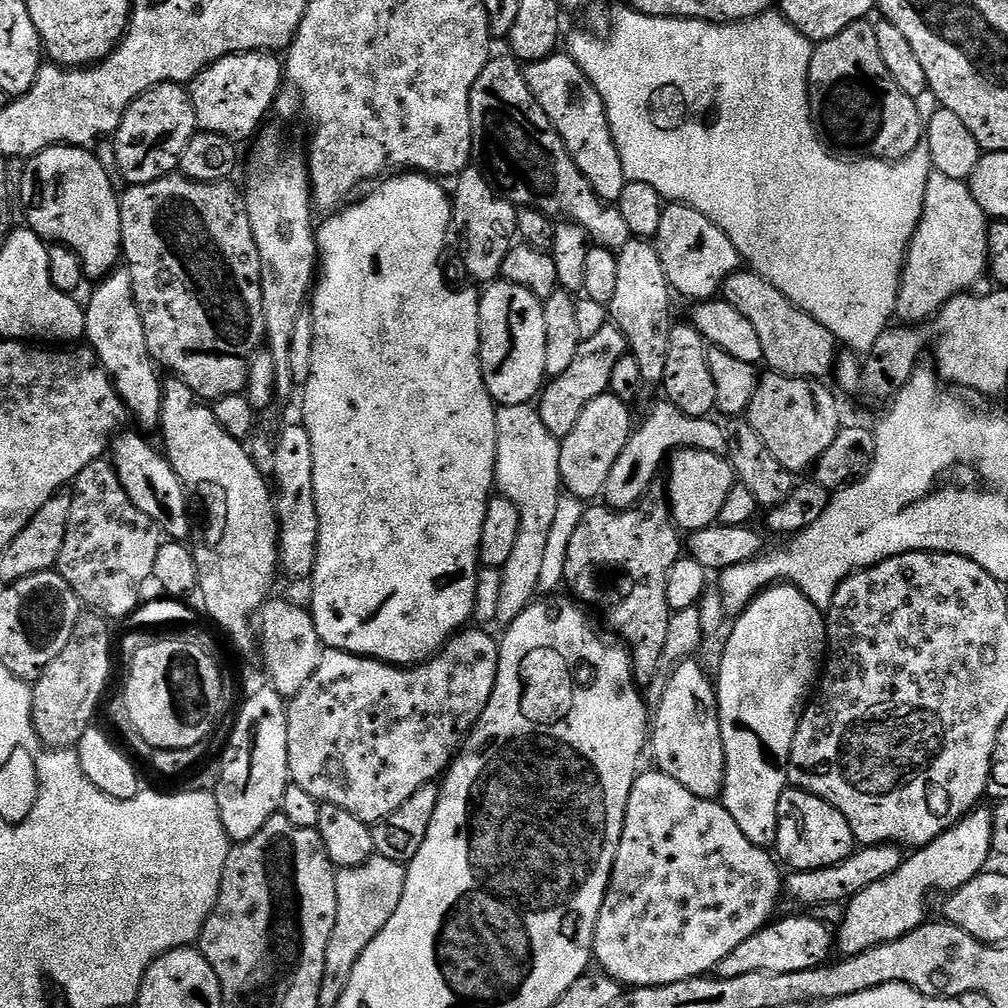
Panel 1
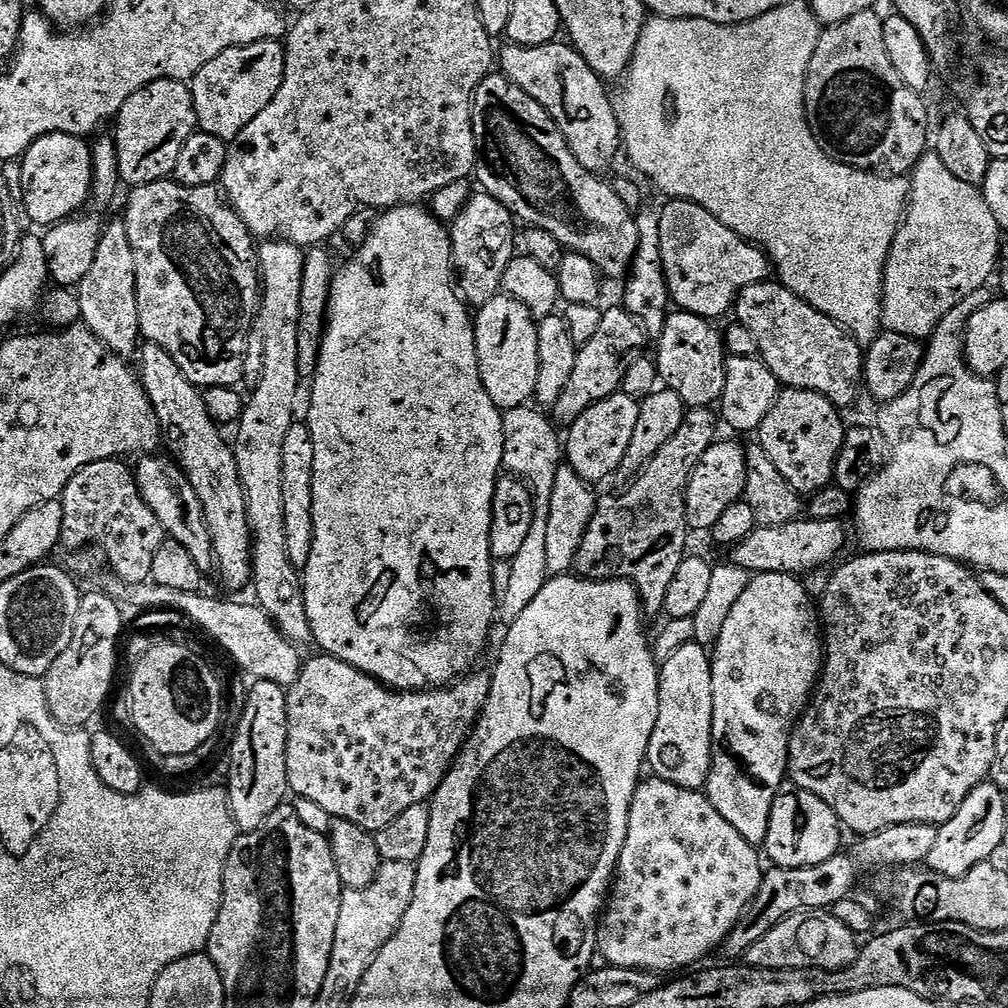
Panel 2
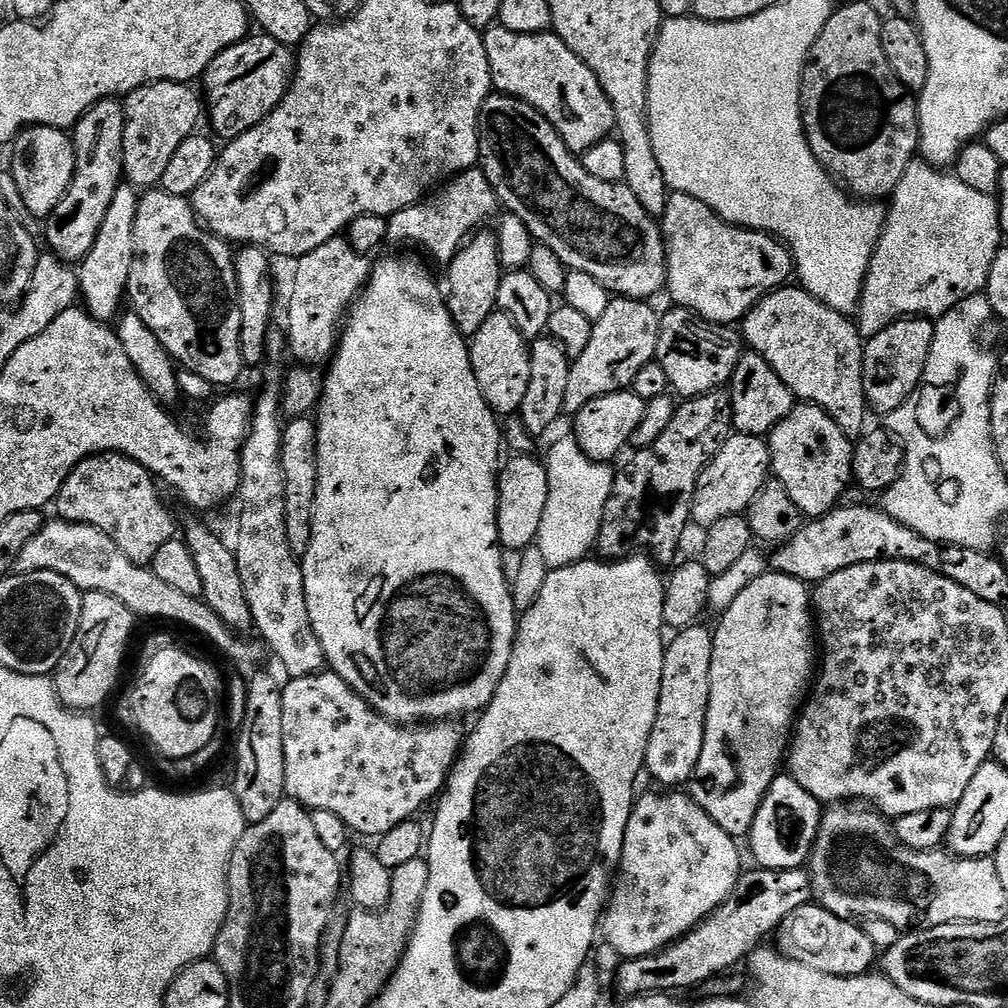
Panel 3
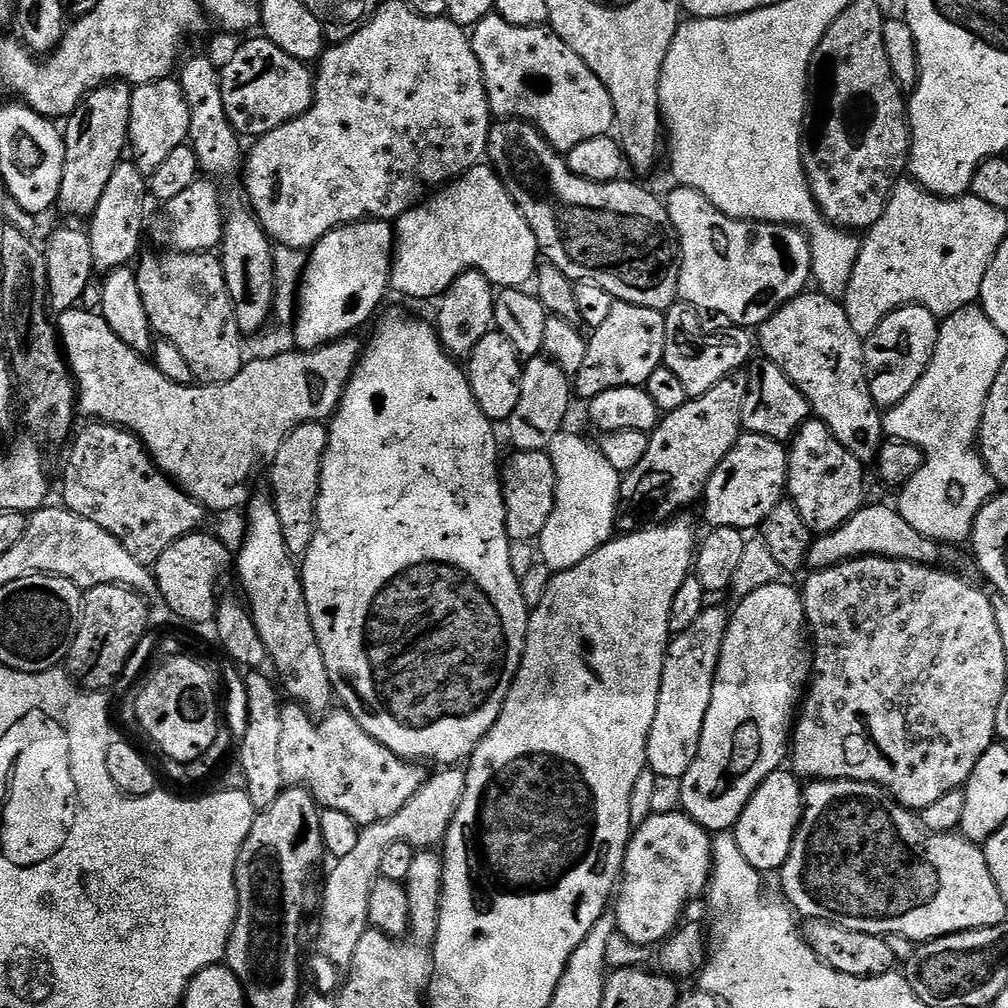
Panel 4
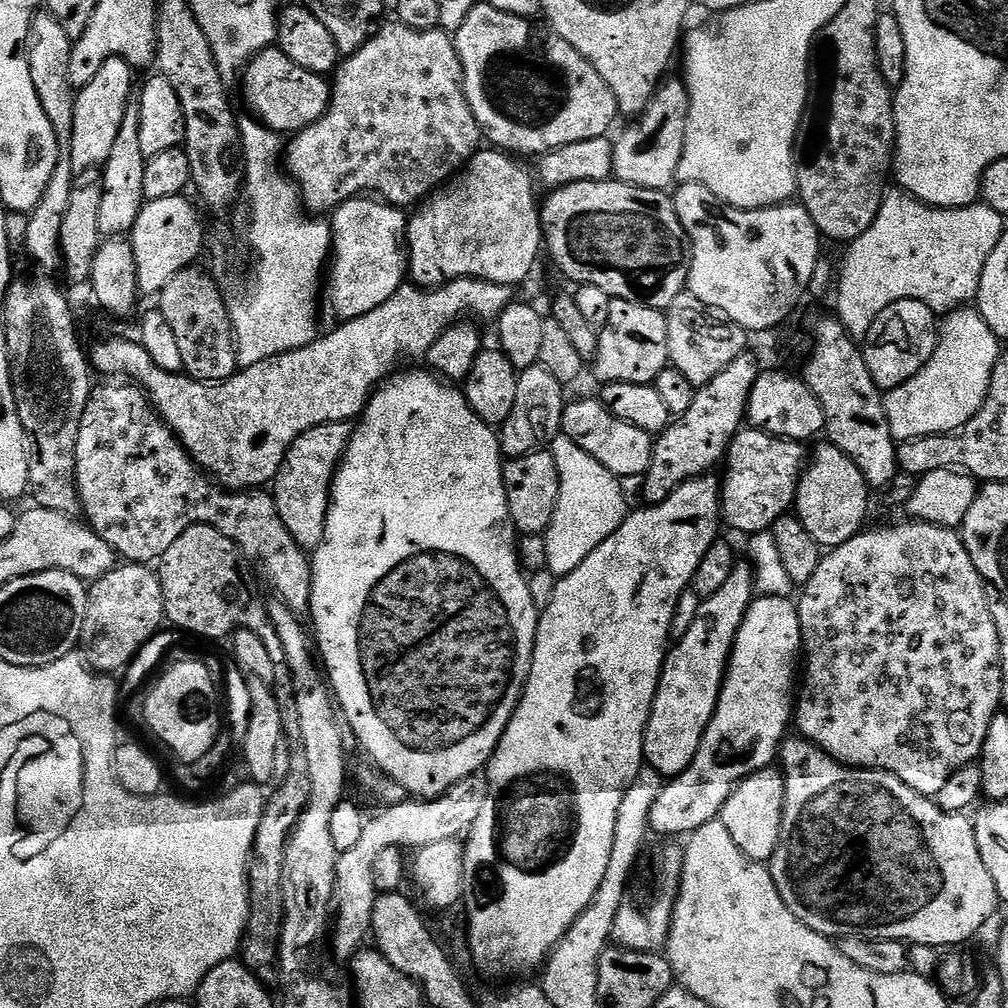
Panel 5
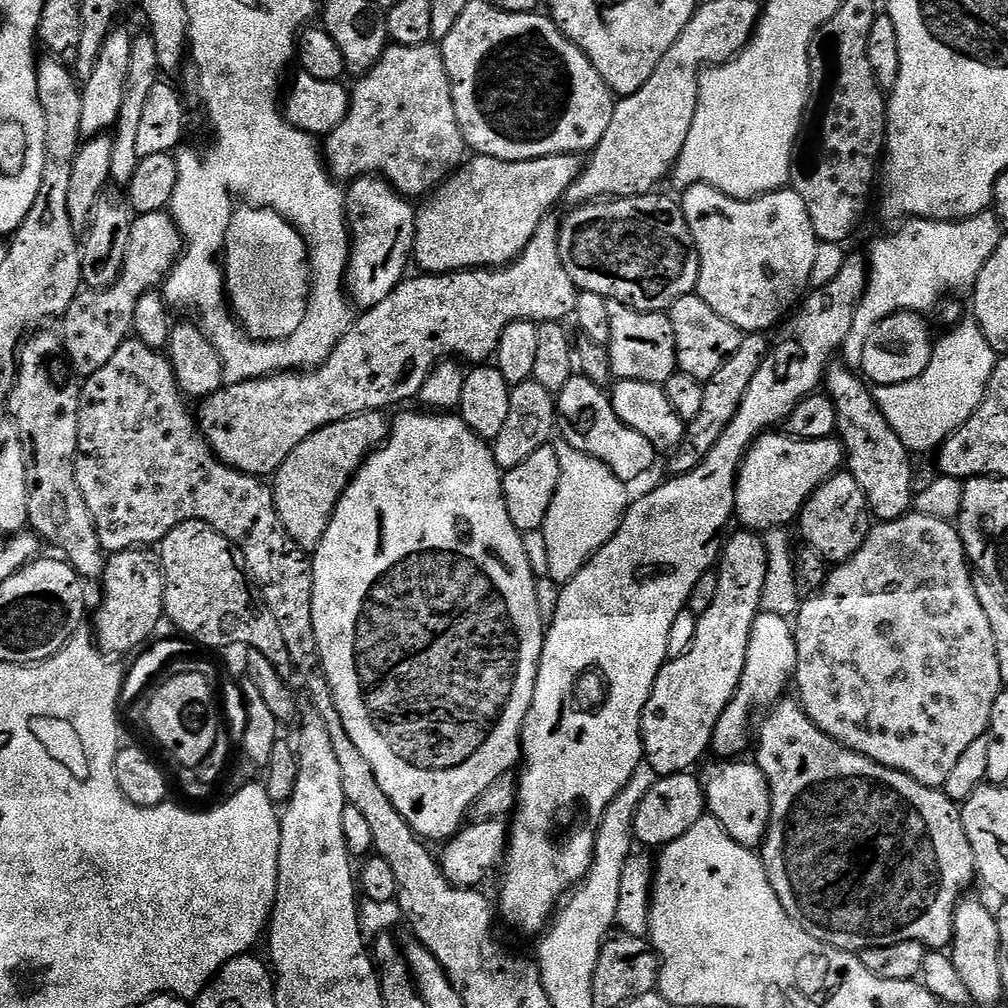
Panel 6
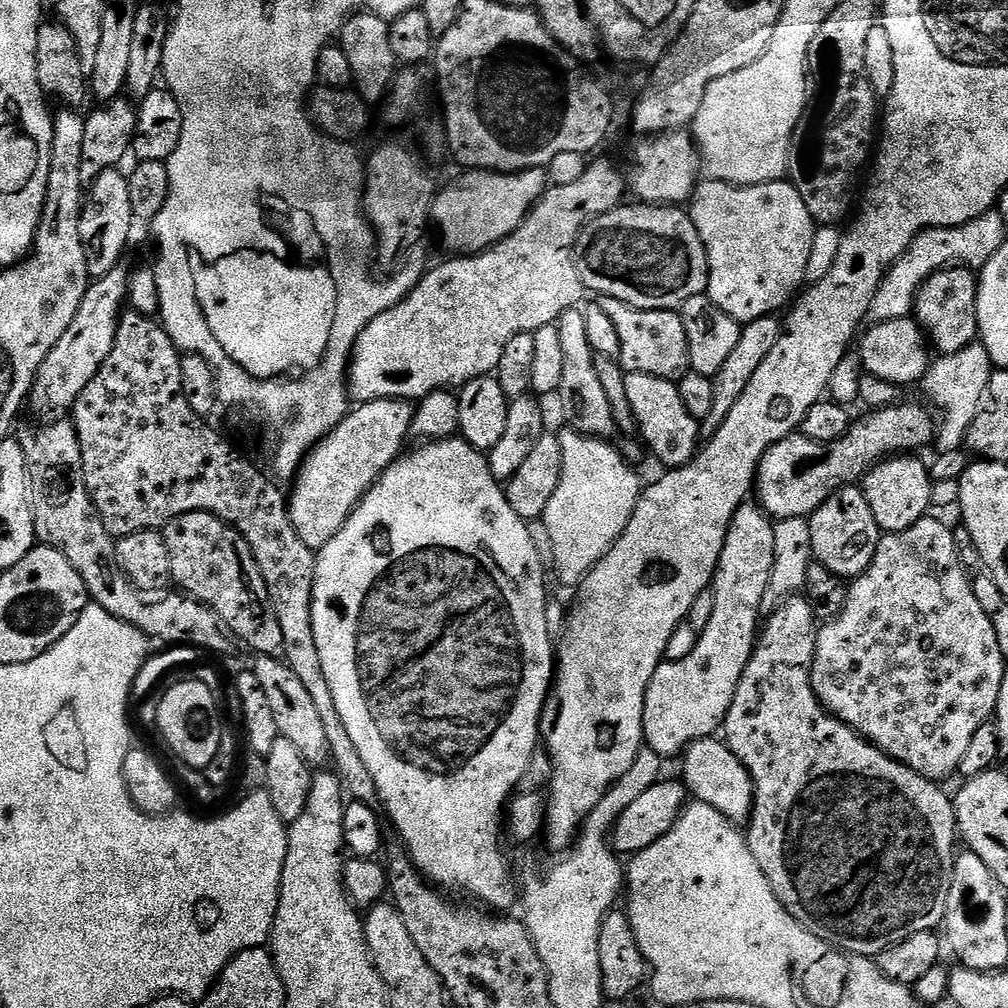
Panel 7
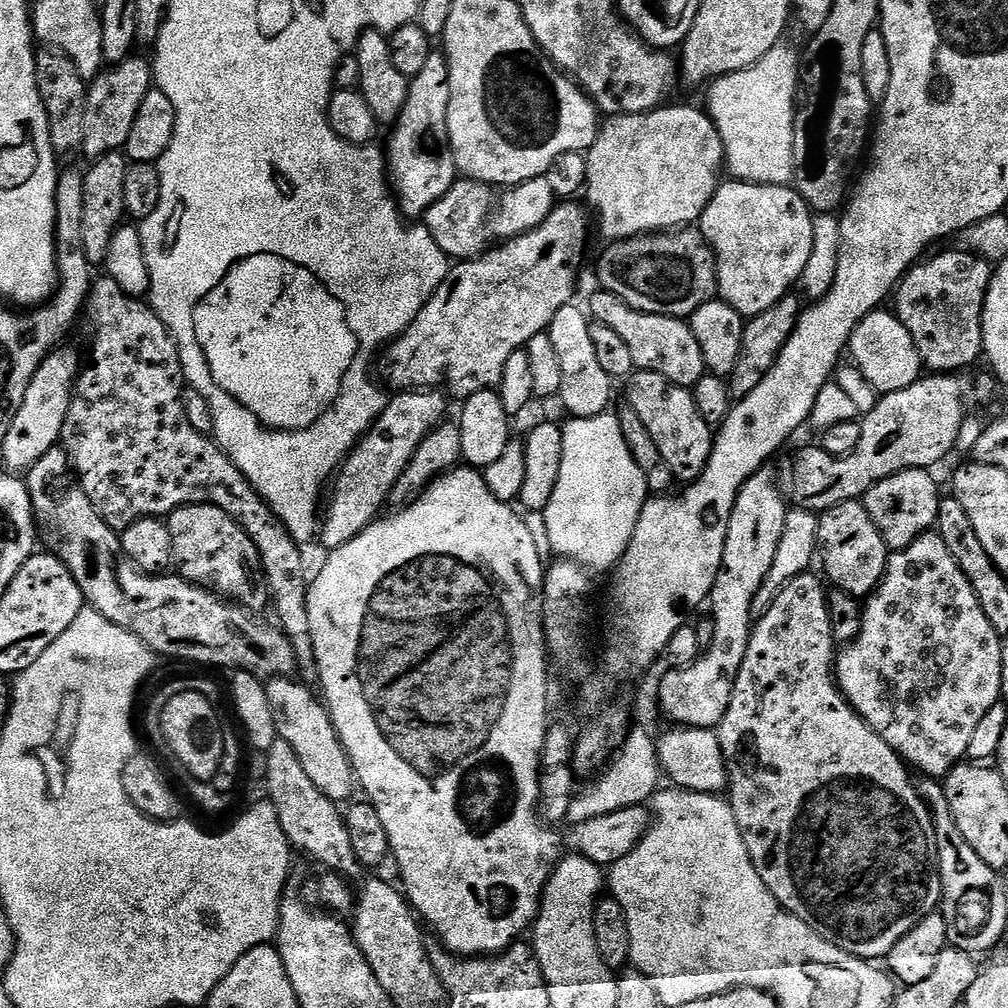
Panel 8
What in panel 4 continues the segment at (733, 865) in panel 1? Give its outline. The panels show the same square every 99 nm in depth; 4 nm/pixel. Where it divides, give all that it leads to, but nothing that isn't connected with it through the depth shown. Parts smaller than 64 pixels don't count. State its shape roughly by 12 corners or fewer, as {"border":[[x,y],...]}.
{"border":[[687,812],[635,825],[616,931],[656,946],[712,879],[712,841]]}

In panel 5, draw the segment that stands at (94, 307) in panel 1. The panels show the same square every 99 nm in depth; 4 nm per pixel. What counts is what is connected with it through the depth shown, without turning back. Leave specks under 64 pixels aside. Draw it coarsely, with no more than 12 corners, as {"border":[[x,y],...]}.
{"border":[[140,101],[102,166],[101,237],[131,233],[146,203]]}

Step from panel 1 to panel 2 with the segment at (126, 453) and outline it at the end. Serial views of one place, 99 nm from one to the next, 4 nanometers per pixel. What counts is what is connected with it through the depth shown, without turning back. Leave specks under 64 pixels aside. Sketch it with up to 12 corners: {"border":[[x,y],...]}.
{"border":[[144,454],[136,489],[162,522],[211,573],[216,555],[202,502],[171,459]]}

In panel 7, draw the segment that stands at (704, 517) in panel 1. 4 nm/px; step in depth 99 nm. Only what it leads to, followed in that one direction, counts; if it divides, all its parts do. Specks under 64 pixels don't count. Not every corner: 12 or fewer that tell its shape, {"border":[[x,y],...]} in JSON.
{"border":[[923,403],[869,411],[820,444],[782,438],[758,466],[773,521],[811,516],[881,460],[919,453]]}

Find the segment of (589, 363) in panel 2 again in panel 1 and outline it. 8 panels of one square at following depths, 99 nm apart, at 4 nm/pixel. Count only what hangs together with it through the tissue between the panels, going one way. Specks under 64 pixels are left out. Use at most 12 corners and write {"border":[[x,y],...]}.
{"border":[[610,322],[581,340],[545,383],[538,407],[556,440],[608,392],[626,334]]}

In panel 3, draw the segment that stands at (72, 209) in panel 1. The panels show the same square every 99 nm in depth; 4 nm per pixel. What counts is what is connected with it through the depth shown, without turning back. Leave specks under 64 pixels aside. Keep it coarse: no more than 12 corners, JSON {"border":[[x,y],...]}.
{"border":[[26,128],[11,145],[24,208],[46,218],[74,178],[67,131]]}

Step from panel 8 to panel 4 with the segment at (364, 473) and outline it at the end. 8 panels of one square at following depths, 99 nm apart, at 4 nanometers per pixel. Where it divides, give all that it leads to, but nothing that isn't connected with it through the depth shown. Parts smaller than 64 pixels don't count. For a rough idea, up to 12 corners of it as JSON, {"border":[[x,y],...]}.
{"border":[[300,424],[271,457],[288,553],[316,529],[328,424]]}

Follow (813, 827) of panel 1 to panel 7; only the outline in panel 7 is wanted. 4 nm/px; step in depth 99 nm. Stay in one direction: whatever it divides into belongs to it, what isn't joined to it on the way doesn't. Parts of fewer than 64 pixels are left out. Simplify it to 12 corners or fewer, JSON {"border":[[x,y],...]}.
{"border":[[720,738],[683,753],[683,783],[734,825],[752,818],[746,766]]}

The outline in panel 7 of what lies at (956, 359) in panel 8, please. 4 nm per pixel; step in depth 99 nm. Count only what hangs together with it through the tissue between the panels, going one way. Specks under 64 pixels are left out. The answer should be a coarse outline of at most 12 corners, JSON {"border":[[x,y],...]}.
{"border":[[943,268],[920,287],[914,319],[949,356],[978,340],[978,276]]}

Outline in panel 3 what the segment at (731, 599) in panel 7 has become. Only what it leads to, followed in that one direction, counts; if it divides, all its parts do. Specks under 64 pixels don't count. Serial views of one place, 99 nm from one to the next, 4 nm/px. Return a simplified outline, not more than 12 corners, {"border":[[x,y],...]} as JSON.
{"border":[[711,627],[667,641],[644,767],[689,783],[710,702]]}

